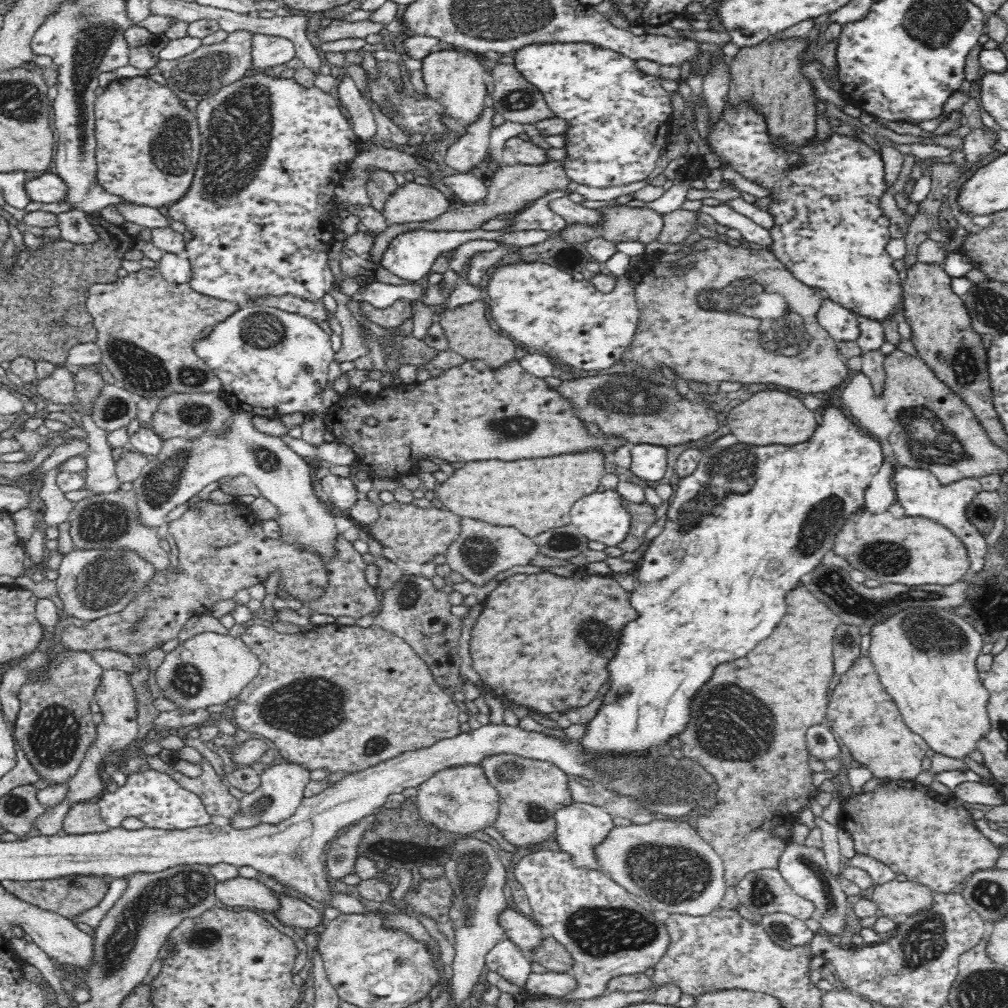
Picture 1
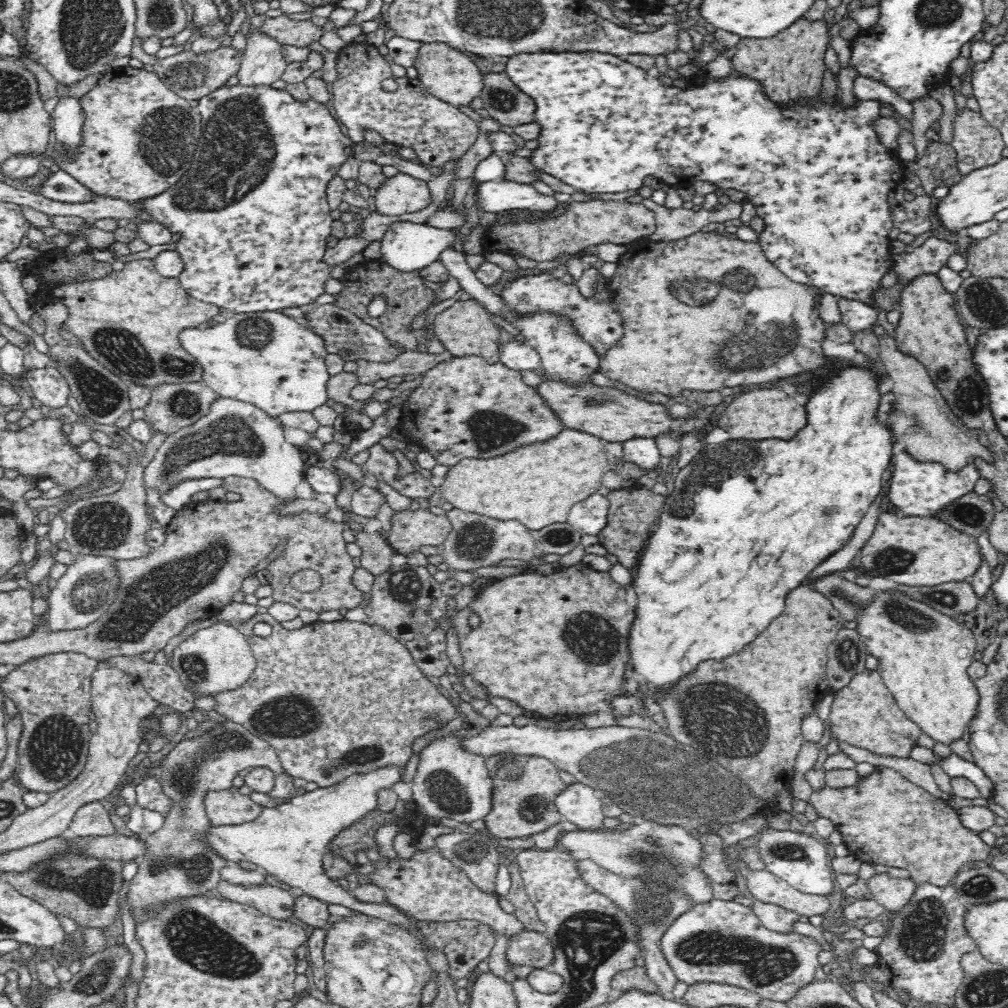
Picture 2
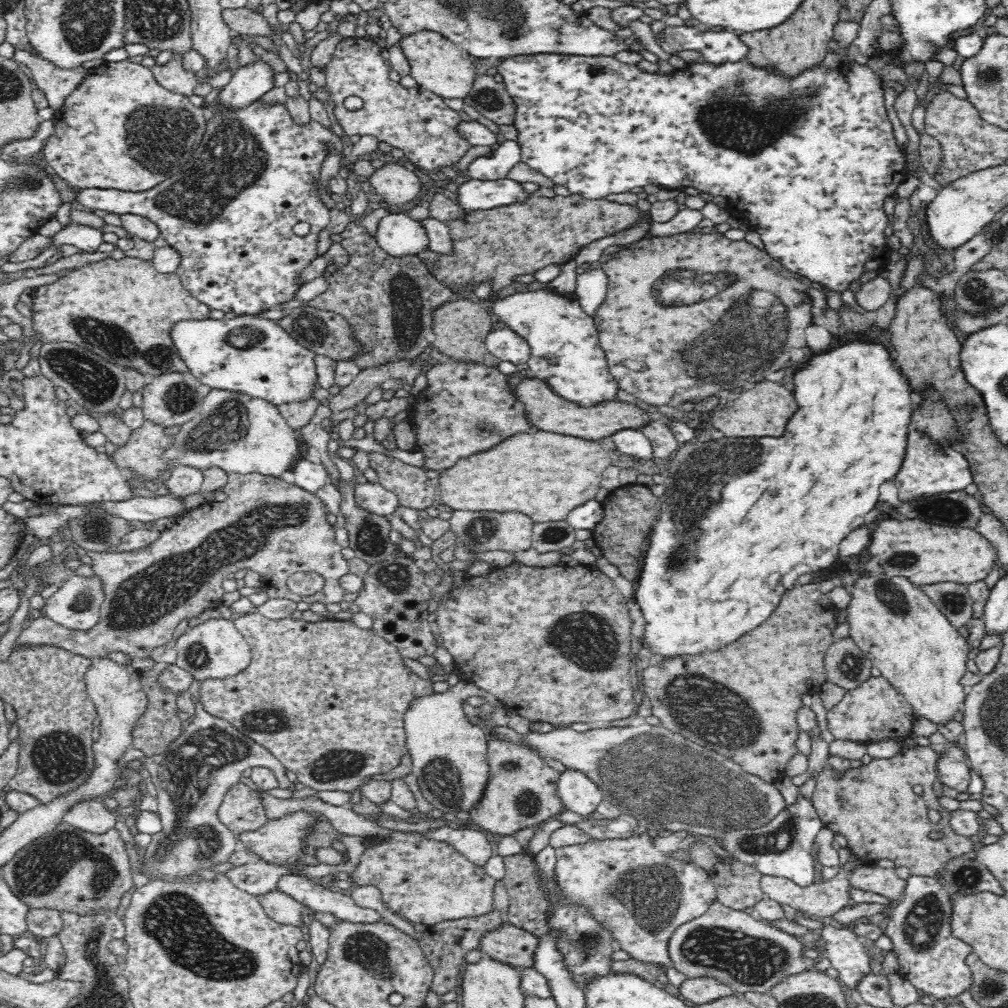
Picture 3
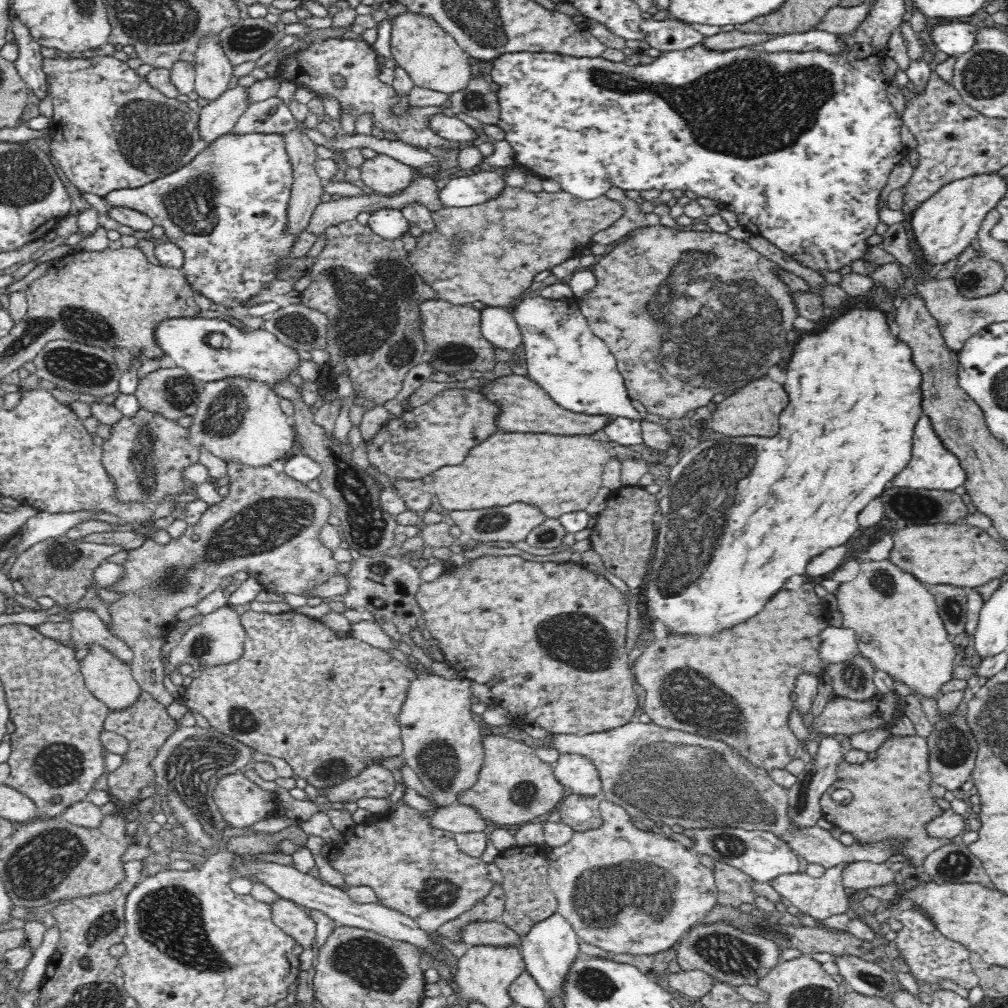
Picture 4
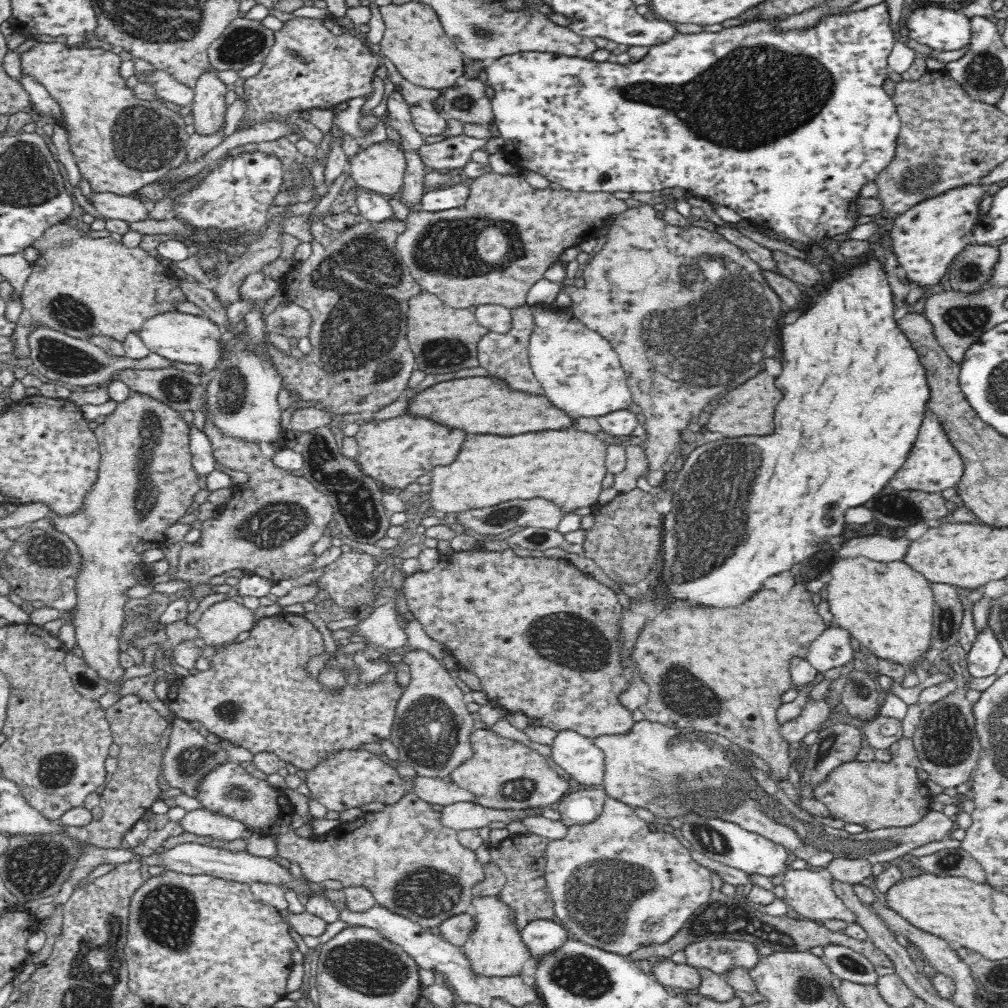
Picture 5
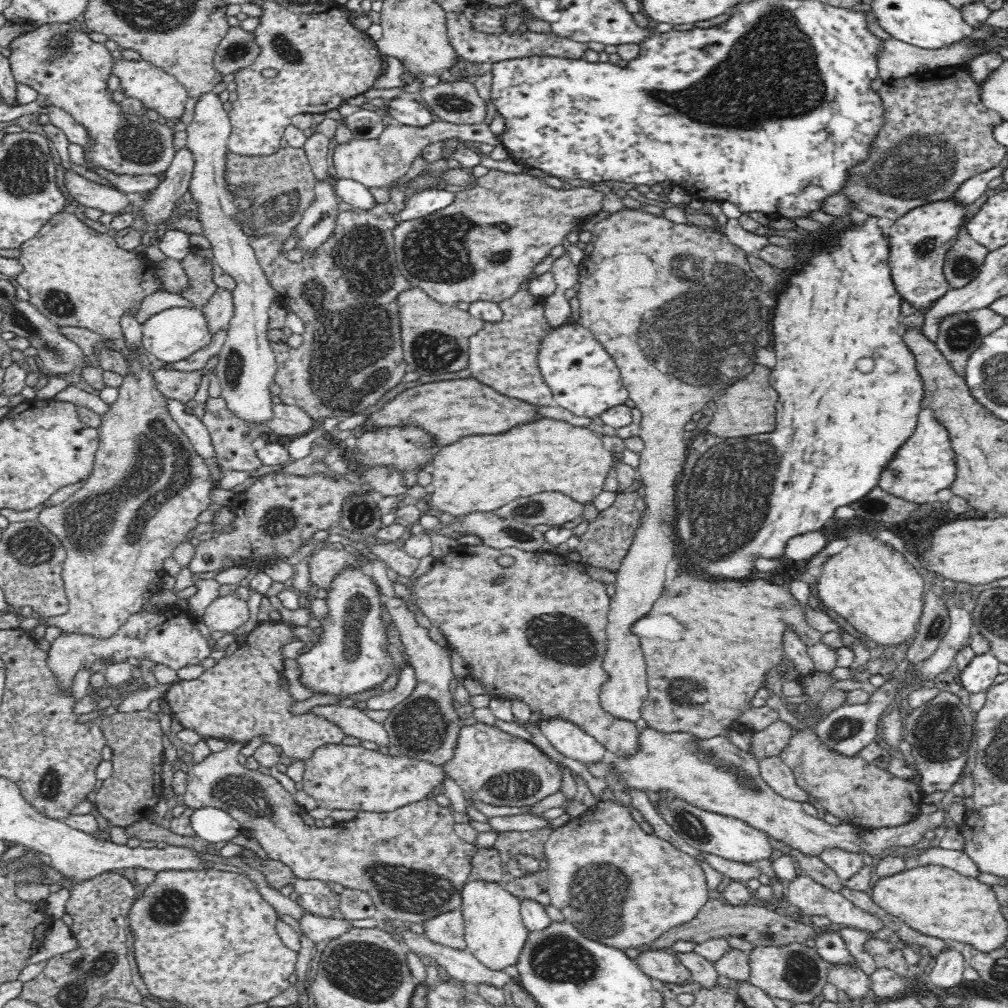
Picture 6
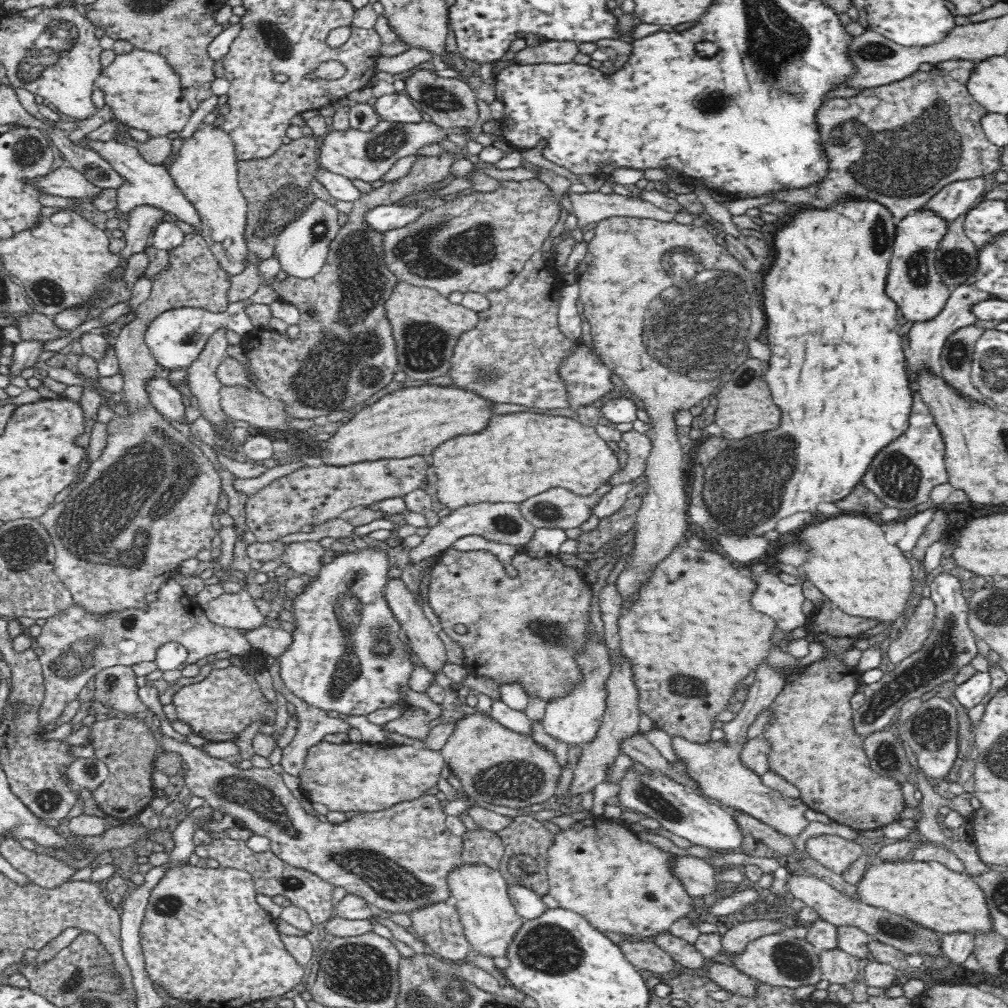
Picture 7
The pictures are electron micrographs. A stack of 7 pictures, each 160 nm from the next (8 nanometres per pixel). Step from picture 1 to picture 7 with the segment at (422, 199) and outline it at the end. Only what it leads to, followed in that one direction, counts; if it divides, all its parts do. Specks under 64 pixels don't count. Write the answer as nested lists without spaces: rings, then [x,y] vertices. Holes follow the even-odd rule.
[[[380,120],[372,130],[332,130],[319,139],[318,162],[320,166],[334,174],[345,176],[350,180],[358,178],[364,182],[380,180],[400,158],[416,155],[416,152],[432,142],[440,142],[449,131],[432,121],[417,123],[400,123]]]

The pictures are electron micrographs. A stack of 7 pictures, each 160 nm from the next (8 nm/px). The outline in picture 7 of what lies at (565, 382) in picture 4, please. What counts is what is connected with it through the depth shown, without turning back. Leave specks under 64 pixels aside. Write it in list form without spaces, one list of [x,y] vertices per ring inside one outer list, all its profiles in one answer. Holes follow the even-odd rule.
[[[581,341],[573,349],[574,354],[560,368],[560,376],[566,381],[567,396],[575,409],[598,398],[602,400],[614,390],[614,385],[610,381],[611,371],[599,356],[592,354]]]

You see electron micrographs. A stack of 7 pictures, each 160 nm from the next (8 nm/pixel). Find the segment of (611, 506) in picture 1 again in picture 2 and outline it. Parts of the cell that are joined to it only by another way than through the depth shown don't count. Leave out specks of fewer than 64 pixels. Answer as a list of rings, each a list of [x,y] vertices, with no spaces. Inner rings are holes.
[[[599,493],[591,494],[570,507],[567,521],[582,535],[597,536],[607,524],[609,508],[607,497]]]

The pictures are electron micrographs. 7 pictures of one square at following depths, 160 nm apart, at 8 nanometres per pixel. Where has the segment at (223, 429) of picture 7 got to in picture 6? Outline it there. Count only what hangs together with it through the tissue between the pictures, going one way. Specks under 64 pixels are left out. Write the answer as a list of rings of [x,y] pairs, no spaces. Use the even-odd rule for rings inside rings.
[[[218,289],[212,296],[210,304],[201,308],[204,317],[208,320],[208,327],[211,335],[230,328],[230,322],[234,318],[233,294],[228,290]]]

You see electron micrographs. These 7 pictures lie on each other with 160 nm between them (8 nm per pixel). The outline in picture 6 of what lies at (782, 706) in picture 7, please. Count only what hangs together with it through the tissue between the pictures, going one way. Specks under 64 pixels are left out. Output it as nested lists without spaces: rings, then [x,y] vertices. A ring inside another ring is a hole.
[[[814,670],[802,674],[799,678],[802,695],[806,695],[805,702],[794,705],[789,711],[799,720],[818,717],[818,722],[828,713],[834,712],[838,707],[847,704],[847,692],[836,687],[835,679],[830,672]],[[817,723],[803,730],[792,729],[792,736],[779,757],[790,767],[798,787],[816,799],[824,810],[842,823],[865,830],[898,827],[919,817],[923,804],[921,786],[902,780],[870,764],[859,754],[846,756],[828,748],[817,735]]]

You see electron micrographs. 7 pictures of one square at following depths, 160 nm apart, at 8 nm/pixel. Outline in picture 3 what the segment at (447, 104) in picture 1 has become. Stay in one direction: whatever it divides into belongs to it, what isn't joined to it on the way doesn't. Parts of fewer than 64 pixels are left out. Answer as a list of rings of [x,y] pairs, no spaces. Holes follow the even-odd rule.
[[[418,30],[412,34],[404,34],[398,44],[410,65],[410,76],[416,80],[420,88],[442,99],[464,99],[469,96],[476,75],[474,64],[470,60],[471,54],[466,50],[433,30]]]

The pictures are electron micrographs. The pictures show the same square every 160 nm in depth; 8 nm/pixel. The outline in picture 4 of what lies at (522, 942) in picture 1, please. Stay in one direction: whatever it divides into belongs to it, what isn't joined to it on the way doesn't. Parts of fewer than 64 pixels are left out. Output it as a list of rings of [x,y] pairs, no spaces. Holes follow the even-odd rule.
[[[398,800],[385,818],[371,817],[346,828],[342,839],[331,848],[328,862],[342,874],[345,887],[368,886],[374,889],[377,902],[412,918],[422,930],[435,934],[442,924],[464,915],[474,902],[490,892],[493,881],[480,857],[466,855],[454,839],[454,834],[432,827],[431,818]]]

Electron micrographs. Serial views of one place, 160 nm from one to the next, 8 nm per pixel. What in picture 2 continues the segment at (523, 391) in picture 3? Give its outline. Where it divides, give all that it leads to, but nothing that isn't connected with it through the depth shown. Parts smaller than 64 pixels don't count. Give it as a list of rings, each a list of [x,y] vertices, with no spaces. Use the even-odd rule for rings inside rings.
[[[542,381],[536,386],[538,395],[544,399],[544,403],[554,411],[554,415],[560,419],[560,423],[568,430],[578,430],[585,434],[590,434],[601,440],[608,442],[624,442],[630,441],[632,438],[652,438],[658,437],[663,433],[674,432],[680,434],[684,419],[670,419],[670,410],[662,405],[662,402],[647,402],[640,400],[630,394],[626,394],[626,390],[622,390],[622,386],[617,389],[609,387],[601,387],[598,385],[568,385],[562,381]]]

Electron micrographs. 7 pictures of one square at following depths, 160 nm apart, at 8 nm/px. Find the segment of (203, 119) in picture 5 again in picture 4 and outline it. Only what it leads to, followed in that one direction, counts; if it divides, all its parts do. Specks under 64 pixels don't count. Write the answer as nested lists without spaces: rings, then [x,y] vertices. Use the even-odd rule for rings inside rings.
[[[210,35],[201,40],[194,63],[195,92],[201,105],[218,100],[228,90],[233,67],[218,45],[218,35]]]

